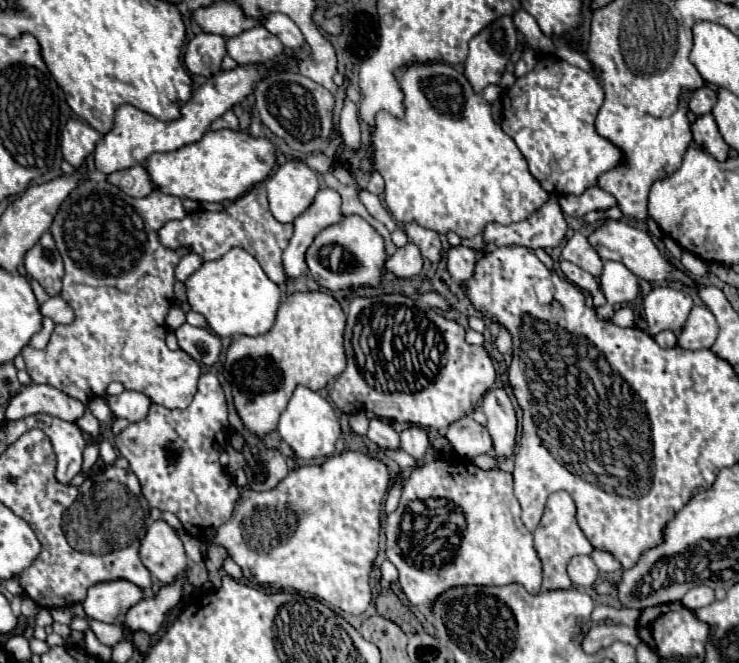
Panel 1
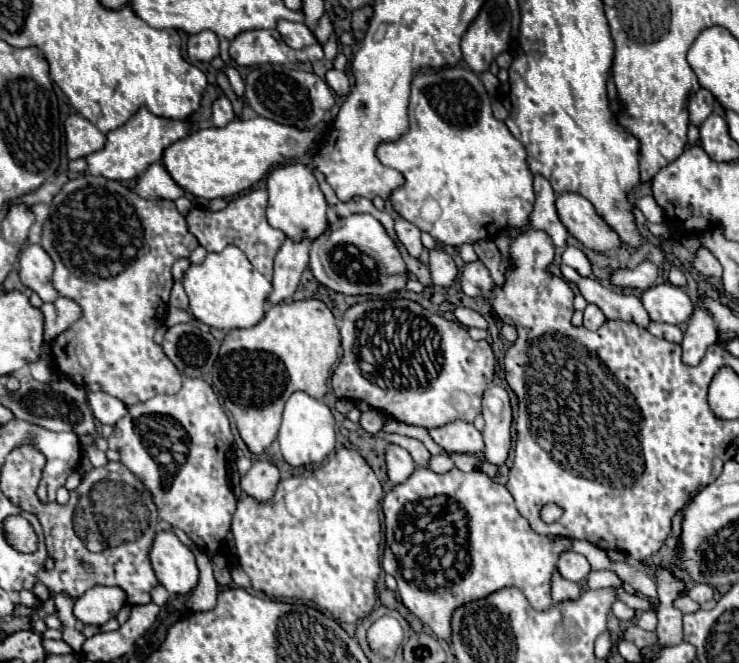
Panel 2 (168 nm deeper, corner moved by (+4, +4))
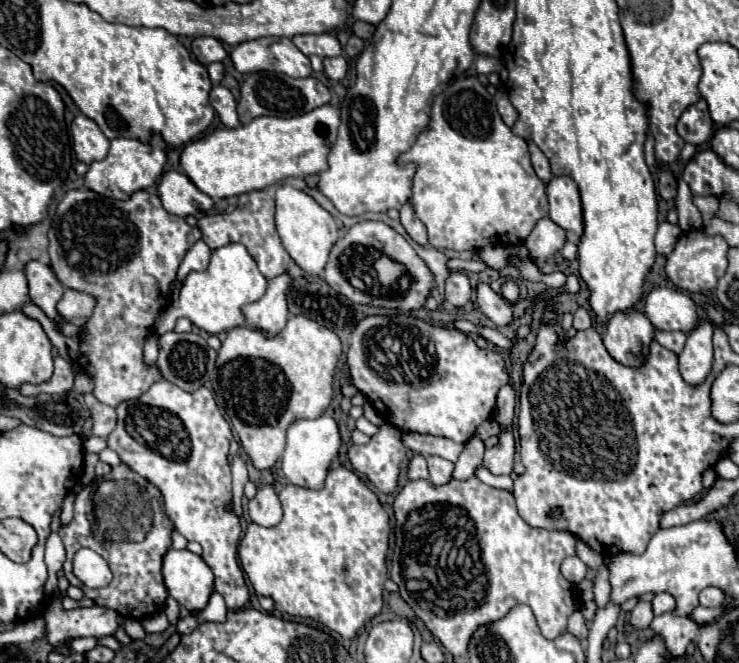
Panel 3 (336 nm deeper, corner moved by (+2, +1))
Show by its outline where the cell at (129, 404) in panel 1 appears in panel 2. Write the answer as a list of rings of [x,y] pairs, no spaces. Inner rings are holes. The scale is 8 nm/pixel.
[[[103,391],[87,393],[87,401],[91,405],[91,411],[93,411],[95,419],[103,425],[115,425],[127,413],[127,407],[125,407],[123,401],[111,397]]]

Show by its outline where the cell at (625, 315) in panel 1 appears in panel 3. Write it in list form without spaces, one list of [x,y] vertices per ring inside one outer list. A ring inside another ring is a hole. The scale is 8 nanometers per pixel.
[[[575,312],[575,320],[573,320],[573,326],[577,330],[589,330],[593,326],[593,320],[591,320],[591,312]]]

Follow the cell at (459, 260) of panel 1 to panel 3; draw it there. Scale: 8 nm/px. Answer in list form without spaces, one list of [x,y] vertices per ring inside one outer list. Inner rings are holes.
[[[485,282],[477,284],[477,304],[483,310],[483,314],[497,326],[507,326],[513,320],[511,304],[503,296],[493,292],[491,286]]]

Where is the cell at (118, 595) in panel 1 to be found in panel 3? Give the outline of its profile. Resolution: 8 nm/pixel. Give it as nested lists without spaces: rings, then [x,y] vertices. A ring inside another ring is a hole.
[[[53,600],[45,612],[45,622],[49,644],[59,646],[69,638],[79,636],[111,636],[119,628],[121,616],[115,610],[97,604],[89,608],[63,610],[61,602]]]

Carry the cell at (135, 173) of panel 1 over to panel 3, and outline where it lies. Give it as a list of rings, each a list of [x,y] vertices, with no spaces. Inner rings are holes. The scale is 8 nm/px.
[[[165,172],[157,184],[157,194],[163,208],[177,216],[208,213],[213,206],[213,200],[205,196],[185,174],[181,172]]]

